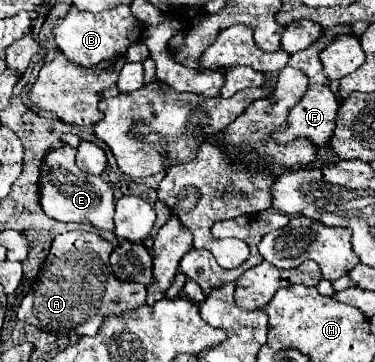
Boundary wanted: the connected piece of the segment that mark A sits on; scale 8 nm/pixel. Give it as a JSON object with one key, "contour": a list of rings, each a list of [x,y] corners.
{"contour":[[[71,230],[71,232],[57,234],[51,244],[51,252],[49,252],[47,260],[41,266],[39,276],[35,278],[31,290],[27,292],[21,306],[17,308],[17,318],[27,324],[37,326],[39,330],[55,334],[55,336],[95,336],[107,316],[123,316],[123,312],[129,312],[129,308],[133,310],[133,308],[139,308],[141,304],[145,304],[147,290],[143,284],[119,282],[111,274],[111,270],[109,270],[111,250],[113,250],[113,246],[95,232]]]}

